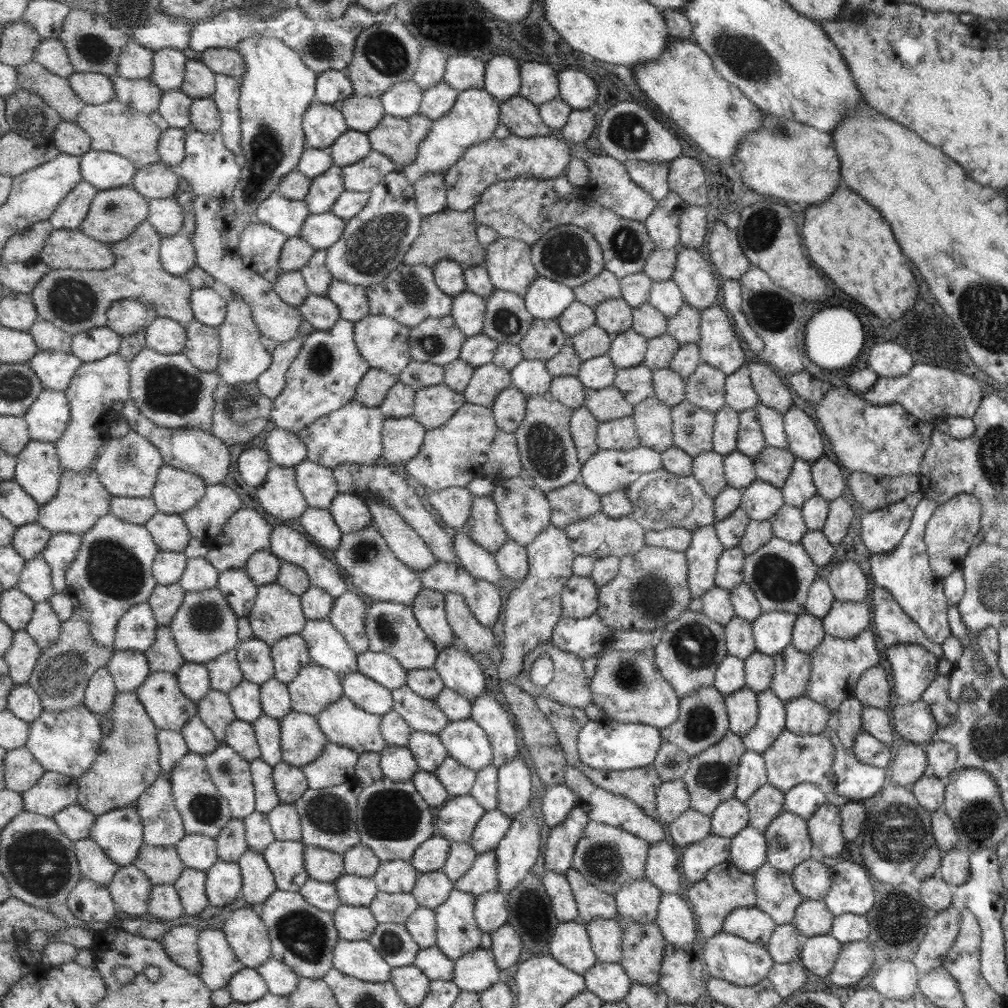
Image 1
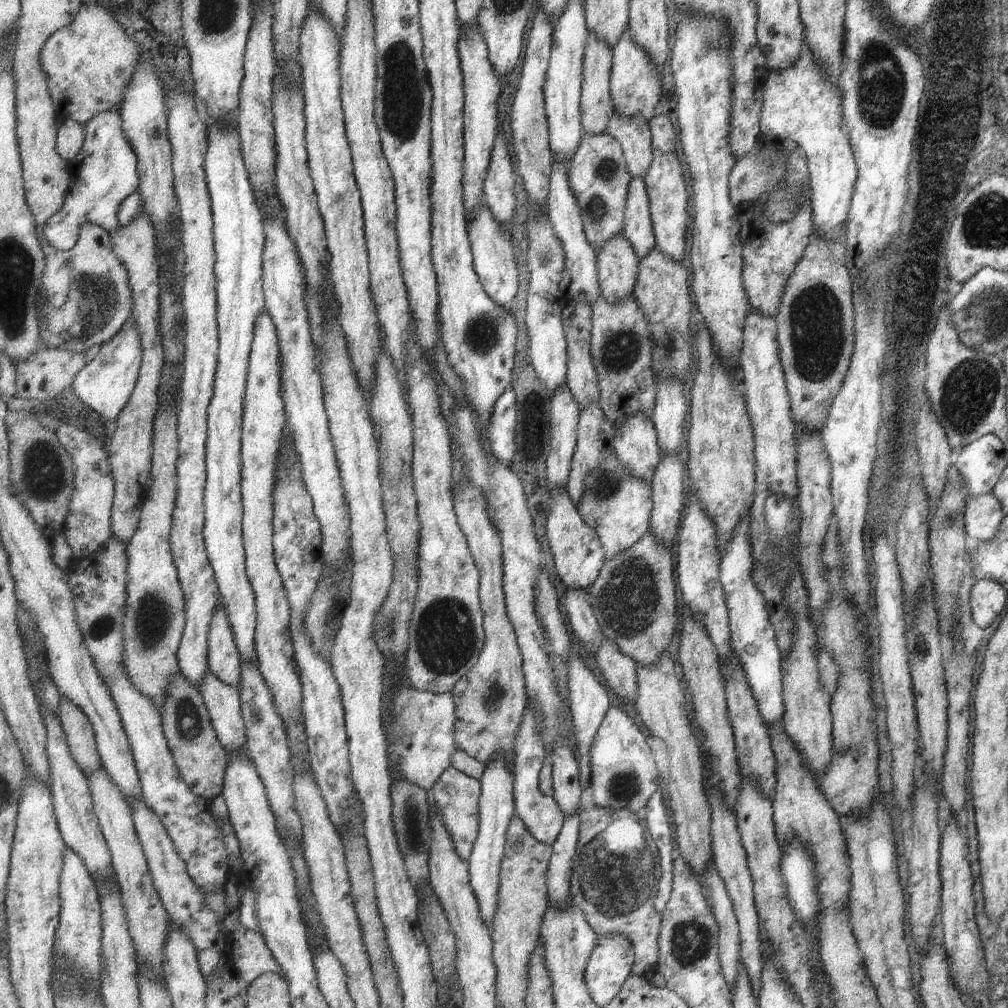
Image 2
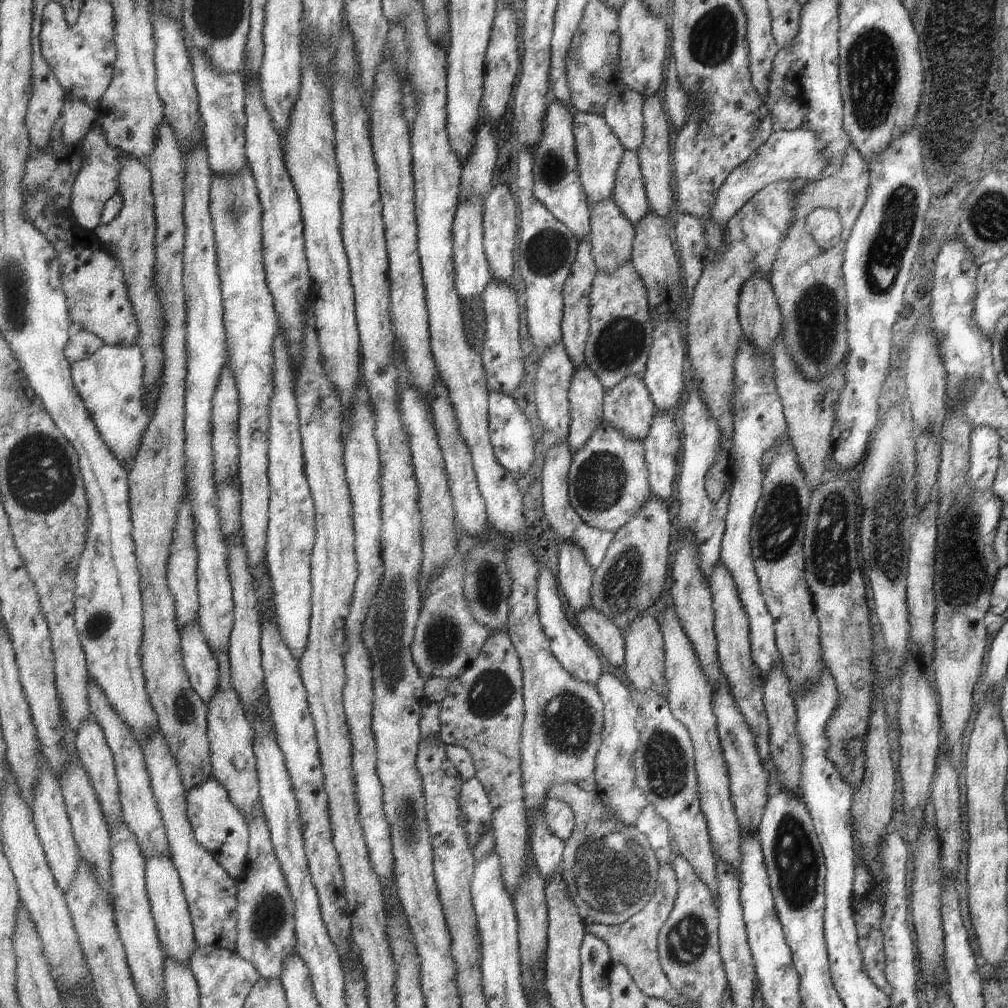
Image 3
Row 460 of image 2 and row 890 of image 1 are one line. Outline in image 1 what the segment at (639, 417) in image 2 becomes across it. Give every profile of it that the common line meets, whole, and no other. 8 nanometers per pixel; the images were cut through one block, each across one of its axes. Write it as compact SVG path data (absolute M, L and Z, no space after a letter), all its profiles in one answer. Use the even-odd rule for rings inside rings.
M640 878L616 894L618 913L637 923L651 923L658 918L662 893L649 878Z

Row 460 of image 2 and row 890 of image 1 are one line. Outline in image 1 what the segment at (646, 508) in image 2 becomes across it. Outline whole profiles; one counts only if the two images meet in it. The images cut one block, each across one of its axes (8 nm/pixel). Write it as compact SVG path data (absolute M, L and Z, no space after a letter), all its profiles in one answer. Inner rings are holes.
M590 820L574 856L574 867L599 890L617 894L623 886L646 877L650 842L622 827Z

